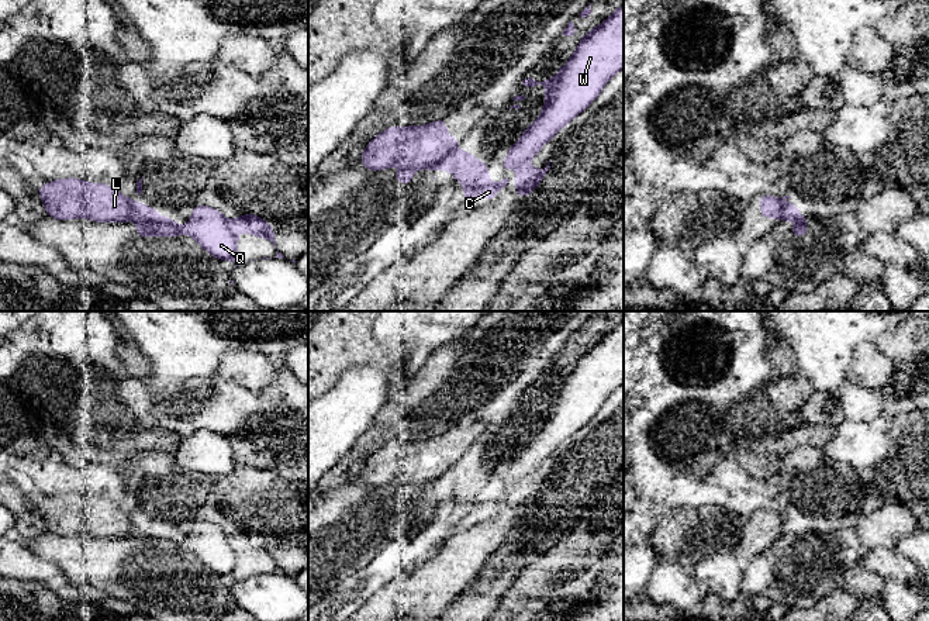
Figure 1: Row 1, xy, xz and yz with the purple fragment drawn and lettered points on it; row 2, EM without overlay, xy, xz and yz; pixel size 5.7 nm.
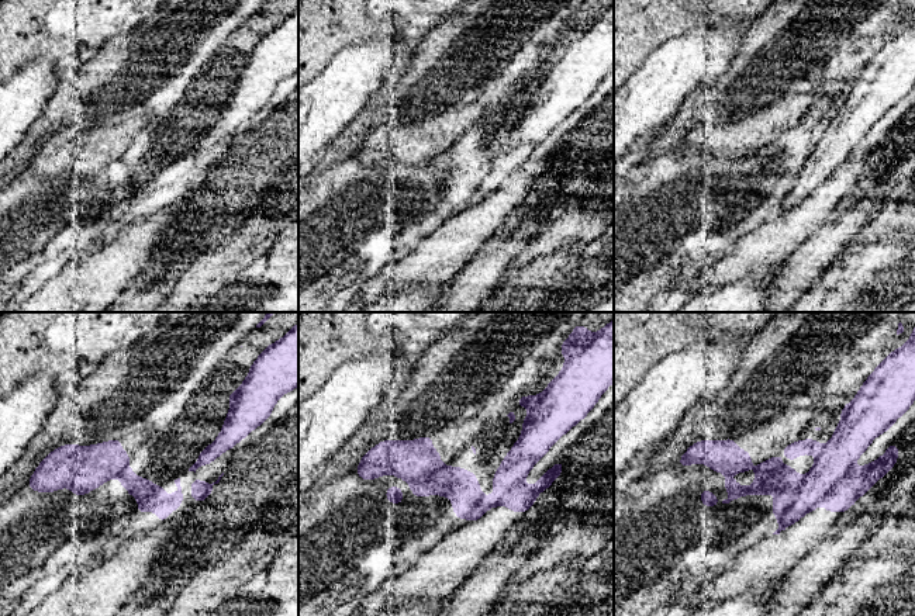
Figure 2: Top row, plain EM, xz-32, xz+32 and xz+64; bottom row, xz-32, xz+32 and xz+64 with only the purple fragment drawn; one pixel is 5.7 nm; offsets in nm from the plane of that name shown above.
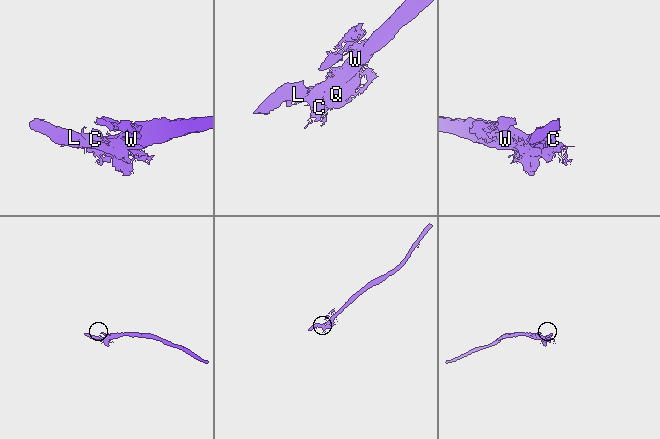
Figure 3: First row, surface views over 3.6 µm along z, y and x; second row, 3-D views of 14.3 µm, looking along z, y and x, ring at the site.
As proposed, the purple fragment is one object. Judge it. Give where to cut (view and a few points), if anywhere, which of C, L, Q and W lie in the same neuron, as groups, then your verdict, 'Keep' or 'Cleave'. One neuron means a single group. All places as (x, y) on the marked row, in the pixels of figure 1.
Split along xz (453, 148), (428, 166). Groups: C Q W / L. Cleave

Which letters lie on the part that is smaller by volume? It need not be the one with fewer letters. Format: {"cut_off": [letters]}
{"cut_off": ["L"]}

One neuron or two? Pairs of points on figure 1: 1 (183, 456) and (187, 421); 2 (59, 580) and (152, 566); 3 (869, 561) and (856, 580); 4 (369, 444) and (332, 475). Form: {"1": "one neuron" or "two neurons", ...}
{"1": "two neurons", "2": "two neurons", "3": "two neurons", "4": "one neuron"}

